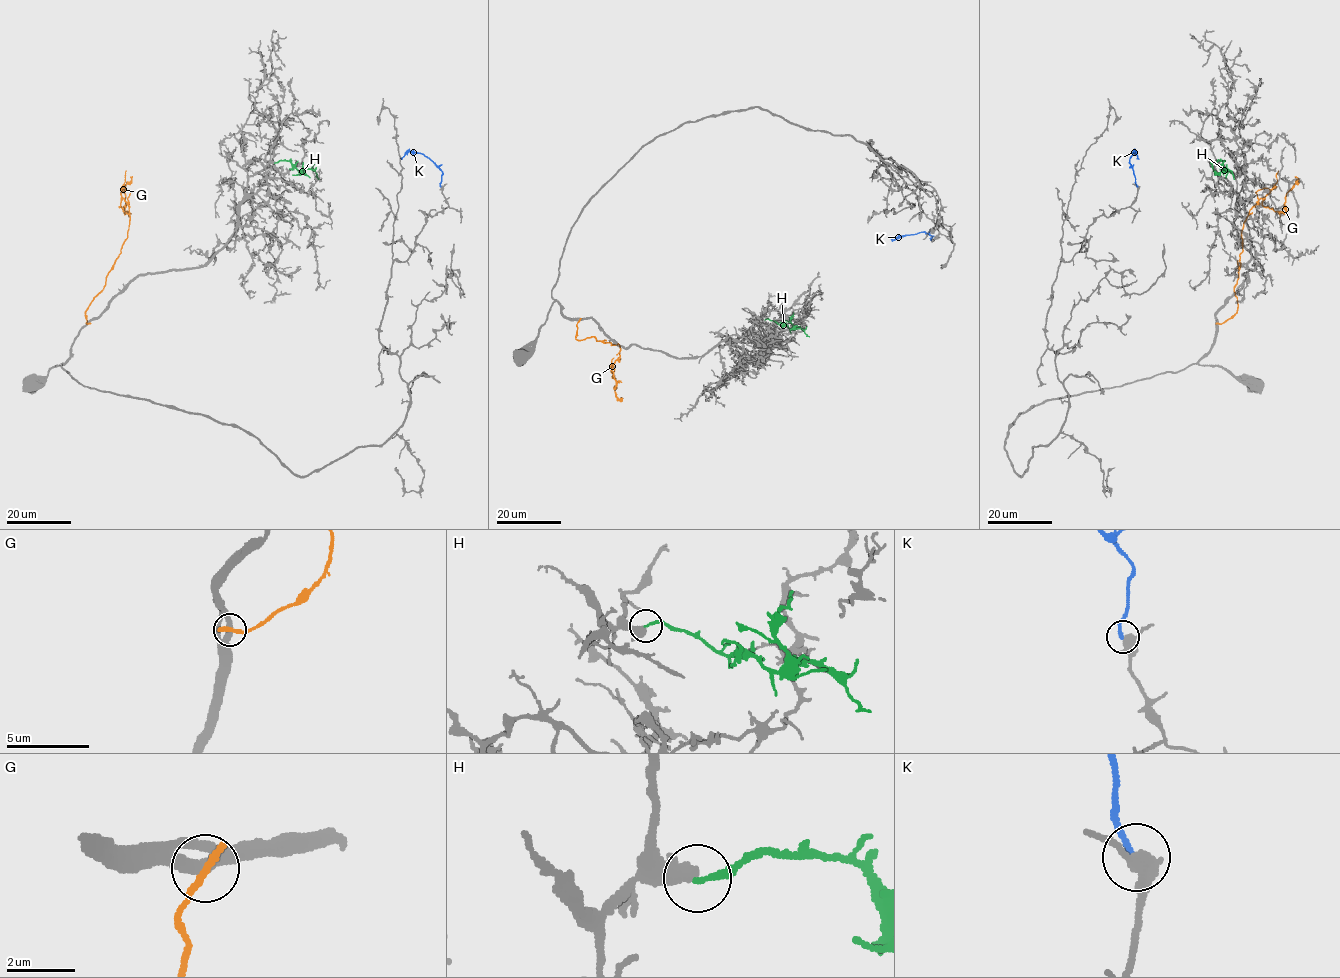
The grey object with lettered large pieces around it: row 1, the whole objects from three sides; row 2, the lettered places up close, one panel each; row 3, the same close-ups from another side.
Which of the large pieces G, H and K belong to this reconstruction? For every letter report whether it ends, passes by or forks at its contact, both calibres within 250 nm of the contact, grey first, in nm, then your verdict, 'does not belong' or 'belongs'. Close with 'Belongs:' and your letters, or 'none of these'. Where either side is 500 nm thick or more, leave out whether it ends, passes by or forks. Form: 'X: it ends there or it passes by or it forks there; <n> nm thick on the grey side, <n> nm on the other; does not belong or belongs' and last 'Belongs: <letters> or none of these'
G: it ends there; 280 nm thick on the grey side, 280 nm on the other; does not belong
H: it ends there; 300 nm thick on the grey side, 160 nm on the other; belongs
K: it ends there; 440 nm thick on the grey side, 200 nm on the other; belongs
Belongs: H, K

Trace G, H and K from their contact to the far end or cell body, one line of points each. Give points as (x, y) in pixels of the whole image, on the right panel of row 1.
G: (1218, 323), (1237, 309), (1234, 287), (1249, 211), (1261, 198), (1264, 206), (1285, 212), (1295, 176)
H: (1217, 162), (1221, 160), (1225, 171), (1228, 168), (1234, 179)
K: (1137, 186), (1130, 162), (1134, 151), (1139, 159)

